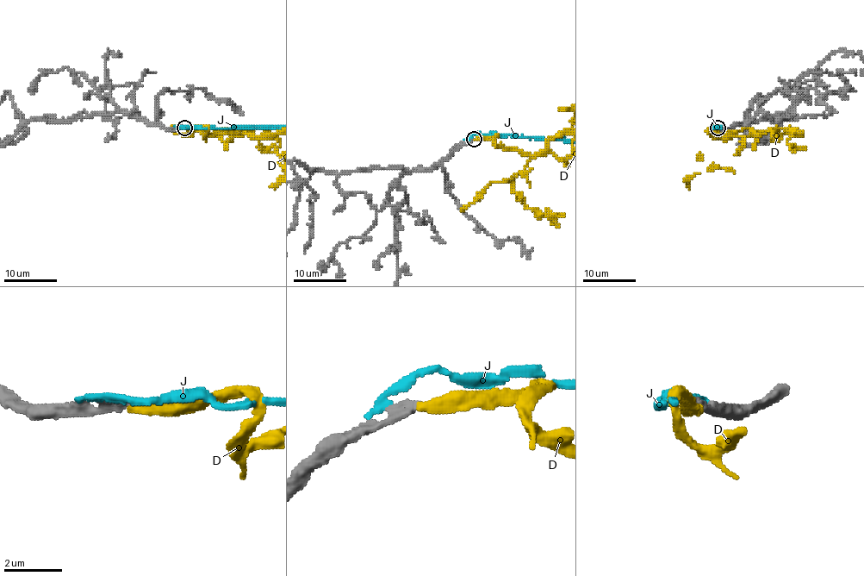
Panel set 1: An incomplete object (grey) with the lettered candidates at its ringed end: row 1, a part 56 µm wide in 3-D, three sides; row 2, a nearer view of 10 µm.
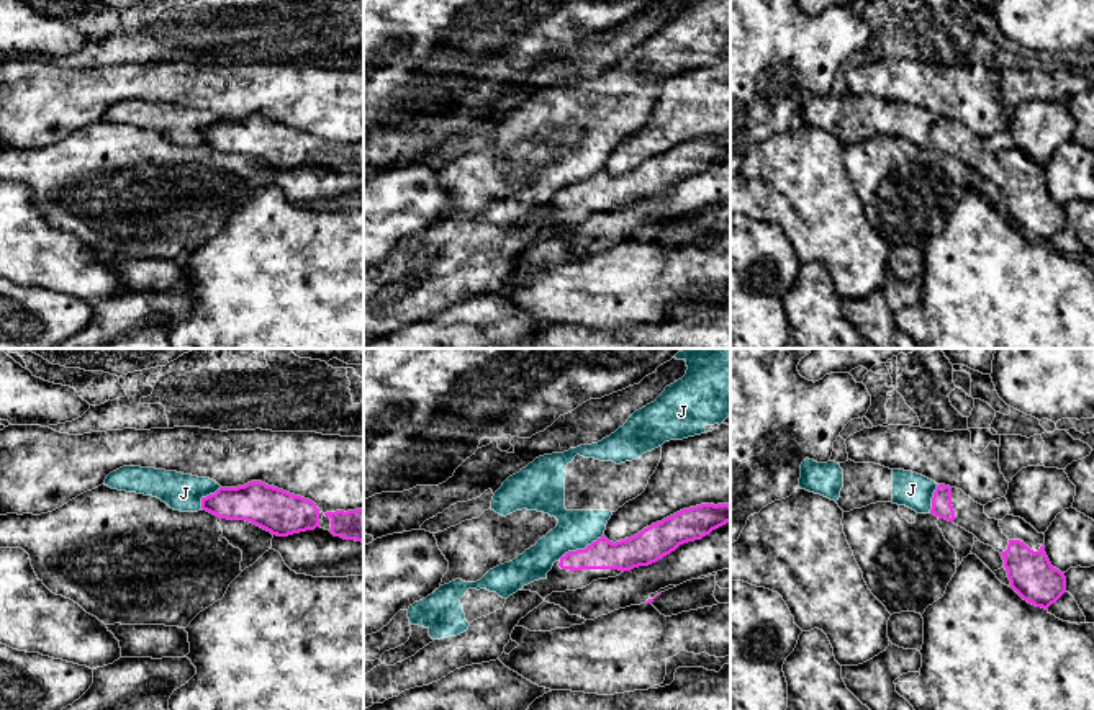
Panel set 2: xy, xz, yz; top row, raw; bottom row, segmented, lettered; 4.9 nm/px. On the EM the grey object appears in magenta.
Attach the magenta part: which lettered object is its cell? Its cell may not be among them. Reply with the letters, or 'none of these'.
D

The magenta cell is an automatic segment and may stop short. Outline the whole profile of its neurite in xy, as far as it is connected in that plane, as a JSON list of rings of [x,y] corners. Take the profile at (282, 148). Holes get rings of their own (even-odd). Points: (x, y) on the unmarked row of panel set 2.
[[[262,115],[219,121],[201,131],[201,142],[219,152],[251,155],[277,170],[319,160],[319,142],[313,134]]]

